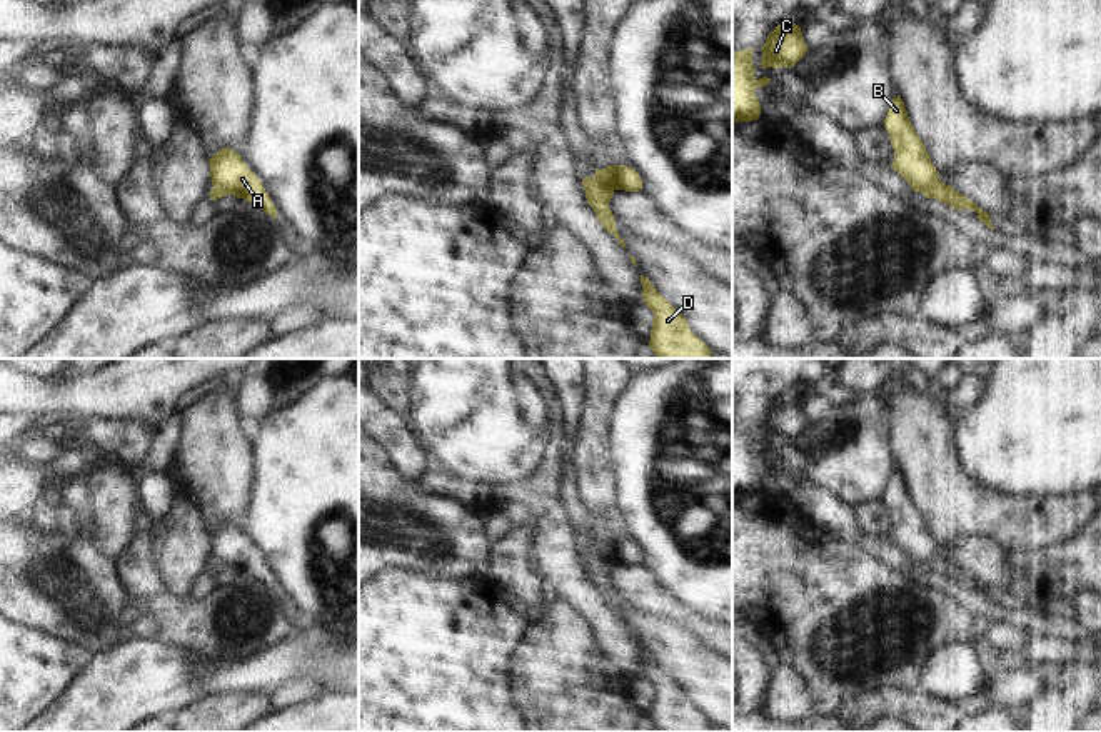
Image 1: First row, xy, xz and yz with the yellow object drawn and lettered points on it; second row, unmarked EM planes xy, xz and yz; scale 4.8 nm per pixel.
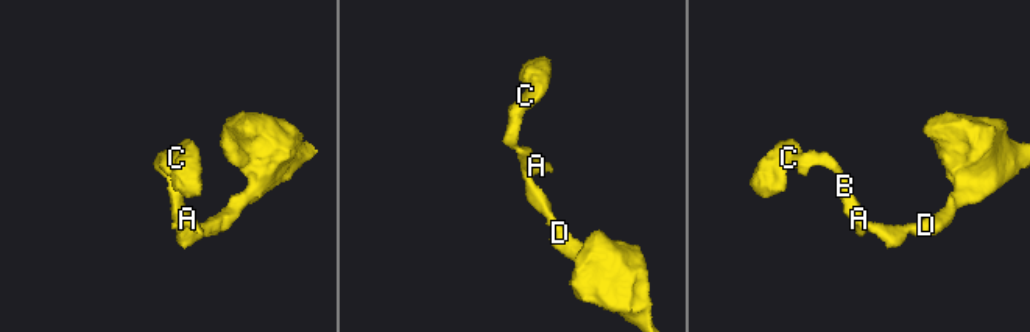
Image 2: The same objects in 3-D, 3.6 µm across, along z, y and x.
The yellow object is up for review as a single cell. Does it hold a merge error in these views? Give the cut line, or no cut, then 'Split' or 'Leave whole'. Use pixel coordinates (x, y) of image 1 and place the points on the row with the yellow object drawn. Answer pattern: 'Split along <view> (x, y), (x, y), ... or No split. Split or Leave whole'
Split along xz (593, 177), (613, 190). Split

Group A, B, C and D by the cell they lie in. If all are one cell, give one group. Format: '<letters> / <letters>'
A B C / D

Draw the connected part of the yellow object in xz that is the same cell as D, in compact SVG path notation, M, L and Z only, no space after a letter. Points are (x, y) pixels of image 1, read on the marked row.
M641 275L642 302L652 310L649 348L659 358L711 358L711 348L691 332L689 322Z

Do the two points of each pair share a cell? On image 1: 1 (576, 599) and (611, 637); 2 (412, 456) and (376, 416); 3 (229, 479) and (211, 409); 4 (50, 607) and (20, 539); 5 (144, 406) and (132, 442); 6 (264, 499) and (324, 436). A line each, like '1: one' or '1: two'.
1: one
2: one
3: one
4: one
5: two
6: one

